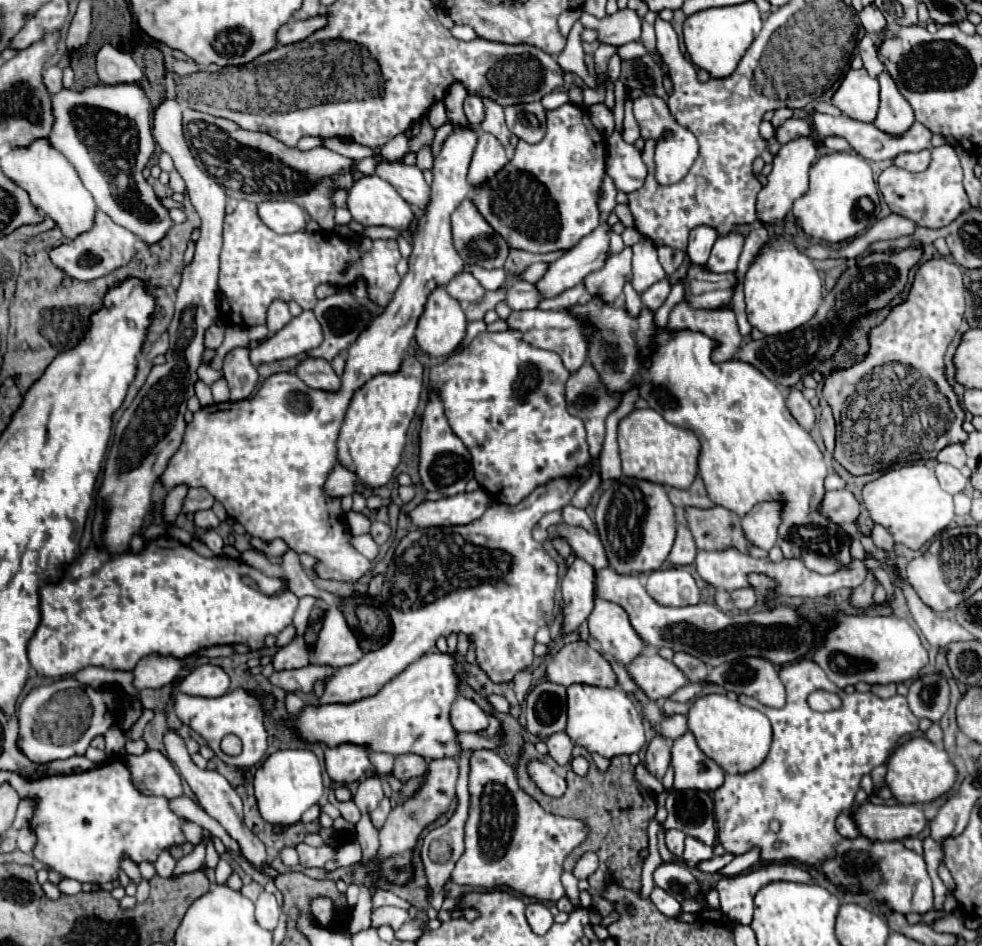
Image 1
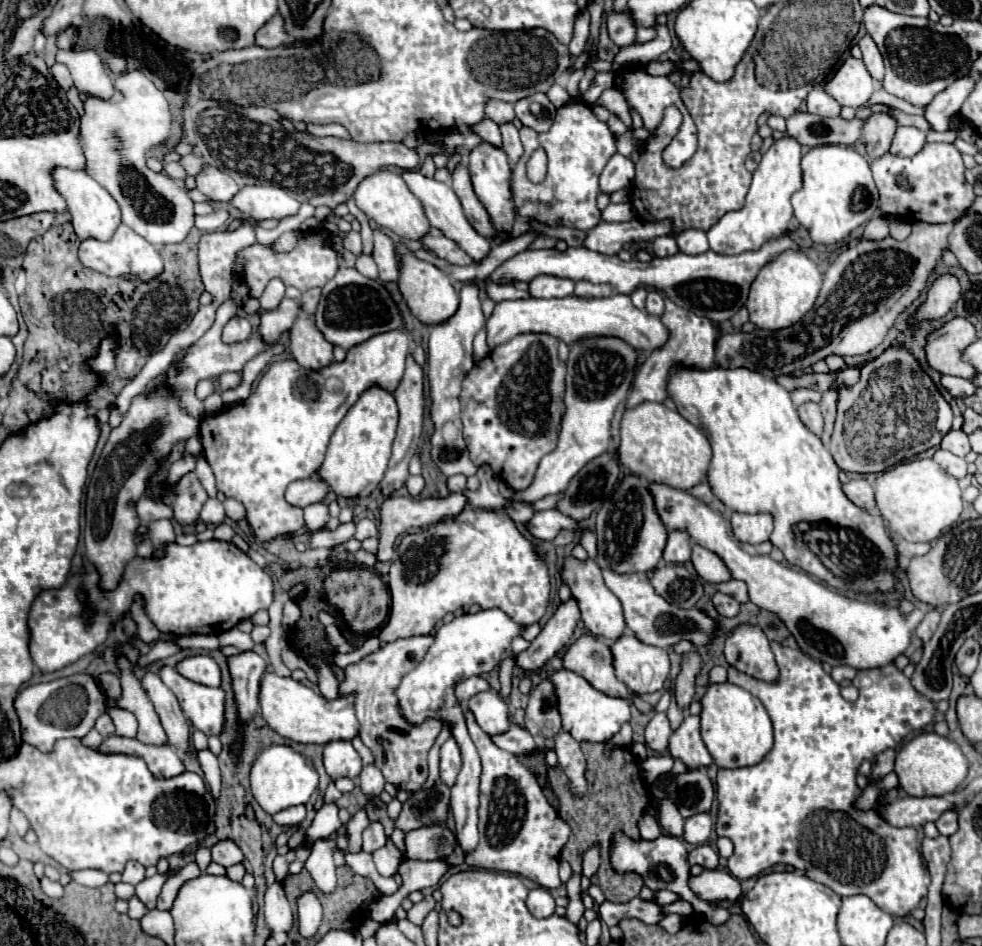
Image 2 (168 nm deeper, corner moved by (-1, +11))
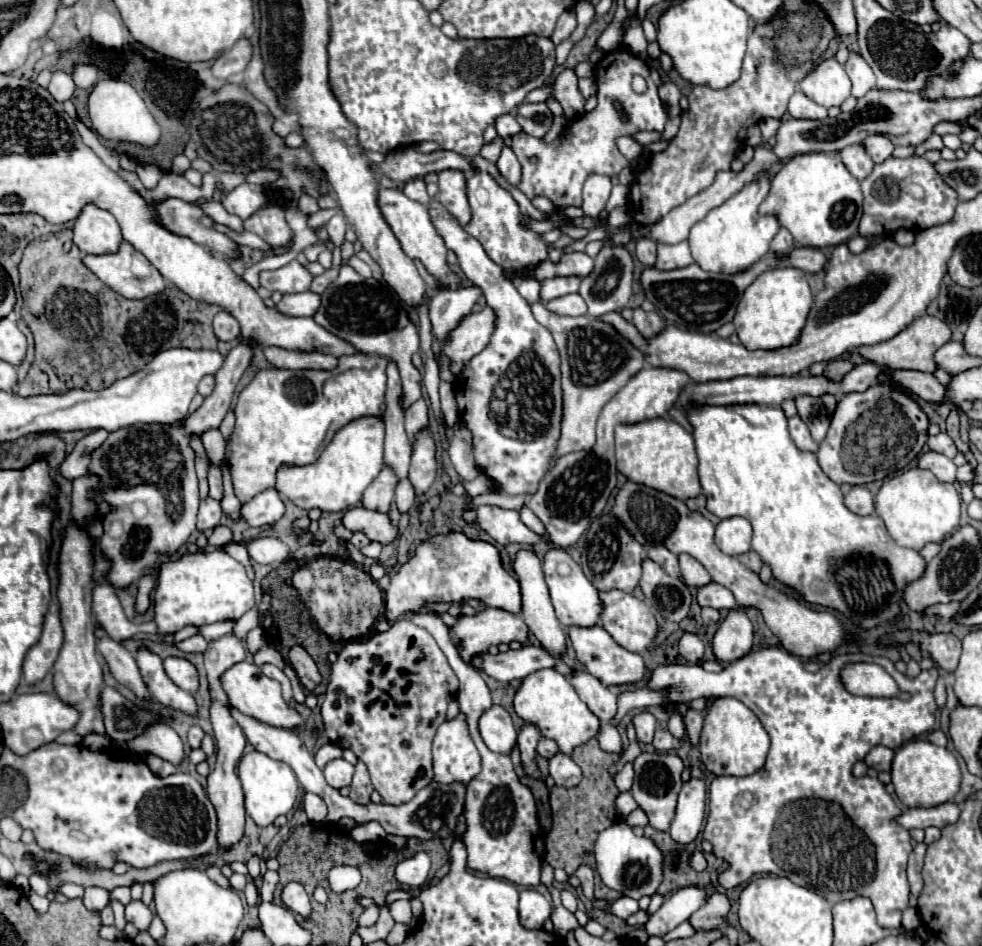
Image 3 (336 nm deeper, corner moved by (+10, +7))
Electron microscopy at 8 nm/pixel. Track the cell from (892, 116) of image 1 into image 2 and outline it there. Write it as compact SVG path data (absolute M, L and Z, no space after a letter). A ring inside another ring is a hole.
M873 112L865 120L863 136L865 136L865 142L867 142L867 154L873 160L883 156L889 150L891 140L897 132L897 126L899 126L897 120L887 112Z

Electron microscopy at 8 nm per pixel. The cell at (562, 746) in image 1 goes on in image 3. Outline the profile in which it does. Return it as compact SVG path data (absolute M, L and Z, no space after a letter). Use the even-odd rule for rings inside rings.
M560 752L550 760L550 776L554 778L556 786L572 788L578 786L578 782L582 780L582 770L570 756Z

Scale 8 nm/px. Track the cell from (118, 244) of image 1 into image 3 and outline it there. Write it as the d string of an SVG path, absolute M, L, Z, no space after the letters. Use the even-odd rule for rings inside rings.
M122 242L120 250L116 254L104 254L104 256L84 256L84 266L88 266L104 284L108 284L112 290L116 290L118 294L122 294L124 298L130 300L142 300L154 294L164 292L166 282L160 276L160 272L146 260L144 254L136 252L136 248L132 248L132 244Z

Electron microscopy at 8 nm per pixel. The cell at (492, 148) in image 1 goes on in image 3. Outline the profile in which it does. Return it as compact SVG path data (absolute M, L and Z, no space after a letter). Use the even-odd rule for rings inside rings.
M476 170L468 176L468 200L472 206L472 220L462 228L482 244L486 254L498 266L502 266L506 272L530 274L536 264L548 260L550 246L542 240L542 234L532 232L524 224L526 218L520 212L518 202L506 190L502 190L488 172Z

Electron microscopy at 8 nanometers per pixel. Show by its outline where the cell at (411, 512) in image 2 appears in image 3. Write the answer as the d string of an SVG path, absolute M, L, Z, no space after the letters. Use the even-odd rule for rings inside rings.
M350 508L344 518L344 526L352 532L364 532L370 540L378 540L382 544L388 544L396 538L396 526L390 524L388 514L372 512L366 508Z

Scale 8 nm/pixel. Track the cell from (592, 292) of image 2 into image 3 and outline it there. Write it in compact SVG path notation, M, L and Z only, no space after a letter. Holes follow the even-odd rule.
M568 294L568 296L562 296L562 298L550 300L546 304L546 308L550 312L566 314L566 316L584 316L586 314L586 304L584 304L580 294Z

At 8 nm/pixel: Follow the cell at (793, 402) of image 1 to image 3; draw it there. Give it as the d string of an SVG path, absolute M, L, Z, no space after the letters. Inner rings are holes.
M798 416L788 420L788 428L790 428L790 436L792 436L796 448L800 448L804 452L816 452L818 450L818 444L812 440L808 426Z

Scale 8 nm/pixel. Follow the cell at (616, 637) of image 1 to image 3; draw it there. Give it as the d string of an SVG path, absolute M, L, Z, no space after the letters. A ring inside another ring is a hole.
M552 548L546 552L544 560L542 560L542 570L544 570L544 578L546 584L550 588L550 598L556 610L556 618L568 626L594 626L600 620L600 612L602 612L602 604L598 600L598 590L592 586L592 582L584 576L580 564L576 564L572 560L572 556L562 550L562 548Z

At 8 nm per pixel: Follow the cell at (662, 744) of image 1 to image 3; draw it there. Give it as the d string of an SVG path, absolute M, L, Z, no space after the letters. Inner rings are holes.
M640 712L632 718L632 724L636 728L636 736L640 744L650 744L658 726L658 720L650 712Z

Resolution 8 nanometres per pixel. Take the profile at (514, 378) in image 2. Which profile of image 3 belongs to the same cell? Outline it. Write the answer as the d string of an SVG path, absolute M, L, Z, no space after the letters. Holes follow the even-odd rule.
M430 210L430 216L434 220L434 226L438 234L444 238L446 246L458 254L460 266L466 274L466 278L480 286L484 292L486 304L494 308L494 314L498 316L498 324L490 336L488 346L476 354L470 364L464 368L464 372L456 378L454 392L456 402L460 410L460 418L468 426L468 430L474 436L474 458L480 468L486 470L486 474L502 484L504 494L534 494L538 488L538 482L550 468L552 456L556 452L556 444L560 440L560 424L562 424L562 384L560 384L560 356L558 348L554 344L552 334L536 322L532 316L530 304L518 294L516 286L510 278L504 276L504 270L488 258L480 242L472 236L468 236L462 226L454 220L446 220L438 210Z

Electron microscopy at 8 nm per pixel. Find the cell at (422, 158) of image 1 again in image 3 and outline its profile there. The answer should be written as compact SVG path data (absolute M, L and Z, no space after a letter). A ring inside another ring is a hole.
M414 178L414 180L406 182L406 186L404 186L402 192L404 192L408 198L416 200L416 202L422 202L422 204L432 202L432 198L430 198L428 192L426 192L426 184L424 184L422 178Z

